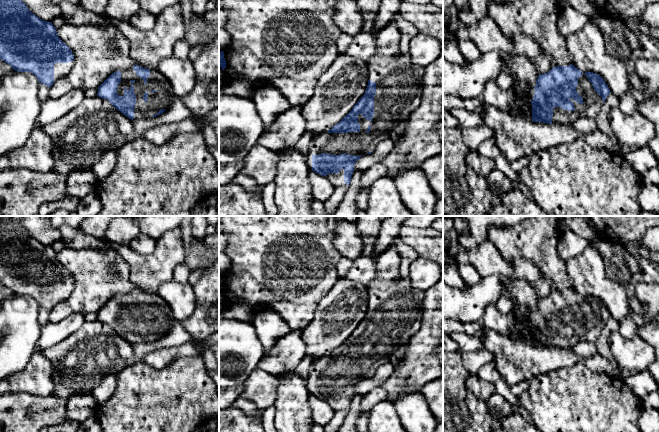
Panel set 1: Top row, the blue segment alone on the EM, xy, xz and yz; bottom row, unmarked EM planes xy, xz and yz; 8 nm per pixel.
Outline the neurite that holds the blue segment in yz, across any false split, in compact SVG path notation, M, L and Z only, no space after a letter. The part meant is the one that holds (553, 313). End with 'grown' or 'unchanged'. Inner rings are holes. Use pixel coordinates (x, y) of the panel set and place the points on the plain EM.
M573 288L555 290L549 296L540 298L534 312L526 305L522 305L519 311L517 319L511 318L512 334L508 337L547 348L570 349L578 341L594 343L611 317L600 299L593 296L583 297Z | grown

